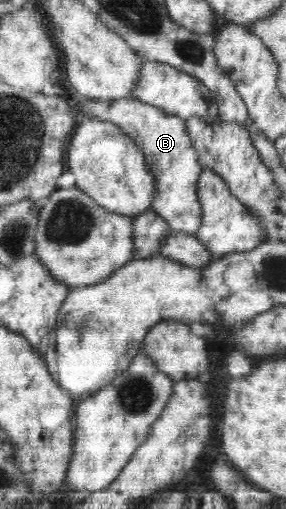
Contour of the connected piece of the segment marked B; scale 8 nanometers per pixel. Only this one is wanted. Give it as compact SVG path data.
M133 97L111 101L84 99L77 102L77 104L79 106L85 104L83 108L77 109L83 111L90 119L111 121L119 125L133 139L135 145L145 153L147 167L155 175L155 198L153 198L149 210L161 215L167 221L169 228L175 232L192 234L197 232L199 226L201 226L201 203L199 203L197 196L197 180L199 180L202 168L199 157L197 157L197 151L193 149L193 145L189 144L191 139L189 139L189 133L187 133L187 127L185 127L186 120L177 115L169 115L165 111L161 111L161 109Z

